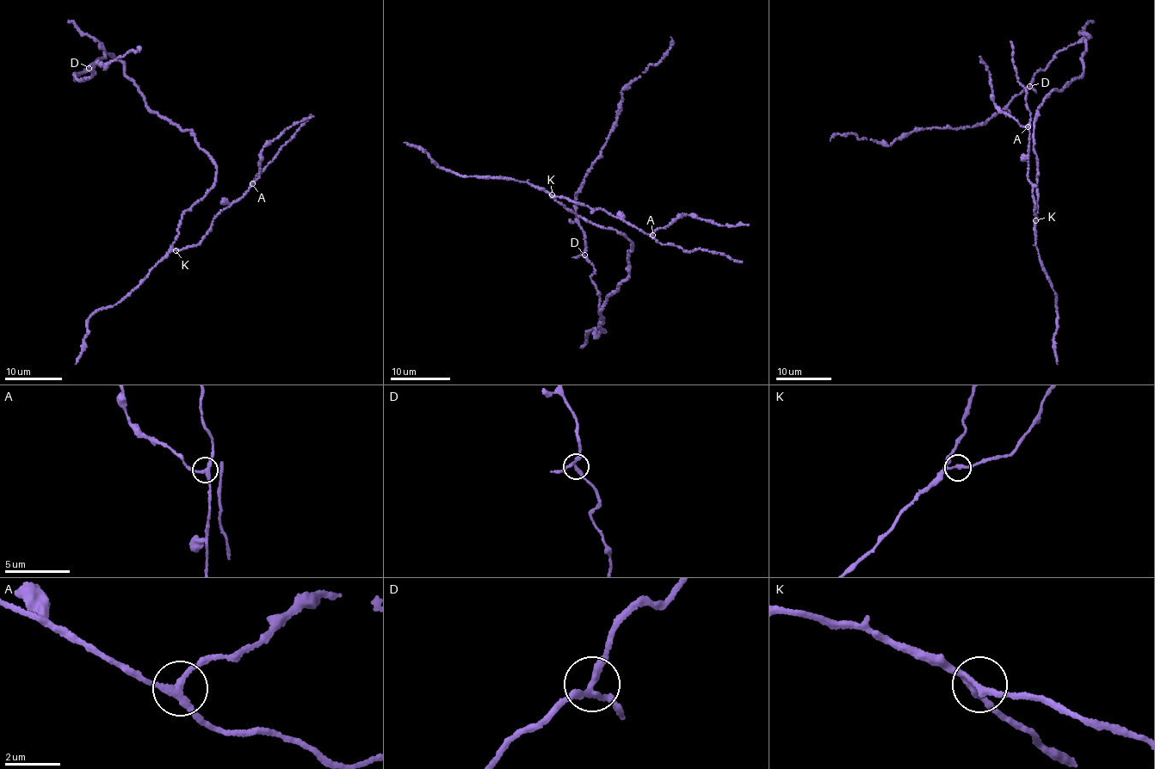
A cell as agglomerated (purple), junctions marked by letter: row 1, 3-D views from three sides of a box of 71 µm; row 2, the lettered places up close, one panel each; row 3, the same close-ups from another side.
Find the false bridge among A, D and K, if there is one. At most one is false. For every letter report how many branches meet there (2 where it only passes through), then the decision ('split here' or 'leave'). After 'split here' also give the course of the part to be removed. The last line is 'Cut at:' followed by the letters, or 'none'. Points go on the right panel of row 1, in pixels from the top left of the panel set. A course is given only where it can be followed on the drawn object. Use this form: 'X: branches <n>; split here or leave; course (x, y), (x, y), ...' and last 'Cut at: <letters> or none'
A: branches 3; split here; course (1028, 126), (1019, 123), (994, 103), (990, 73), (980, 56)
D: branches 3; leave
K: branches 3; leave
Cut at: A

